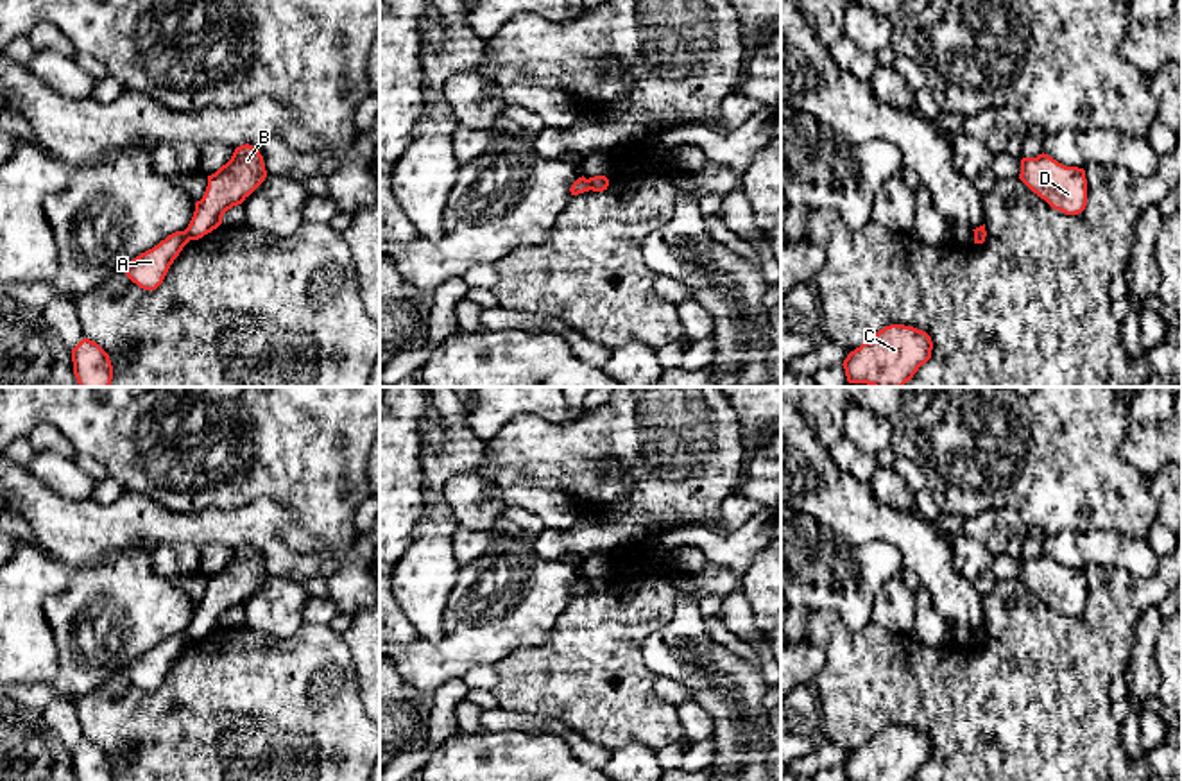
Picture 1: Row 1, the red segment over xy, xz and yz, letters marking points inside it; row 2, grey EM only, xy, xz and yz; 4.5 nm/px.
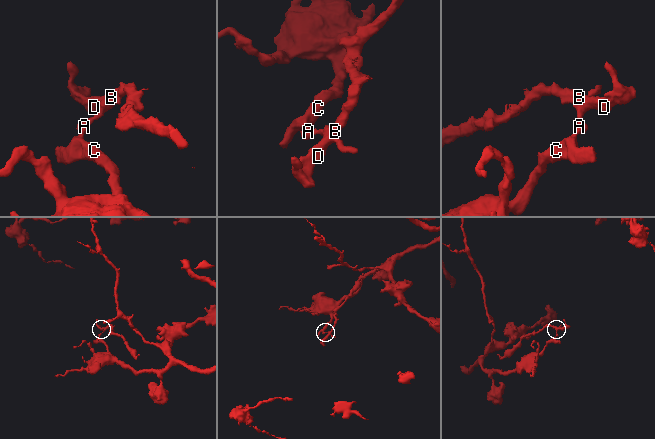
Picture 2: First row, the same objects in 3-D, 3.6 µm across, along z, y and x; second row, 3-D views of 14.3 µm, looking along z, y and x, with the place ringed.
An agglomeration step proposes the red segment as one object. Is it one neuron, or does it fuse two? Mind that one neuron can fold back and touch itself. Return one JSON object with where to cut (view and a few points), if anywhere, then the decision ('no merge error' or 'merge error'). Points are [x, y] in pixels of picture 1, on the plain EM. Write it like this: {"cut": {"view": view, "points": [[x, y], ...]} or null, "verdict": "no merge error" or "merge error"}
{"cut": {"view": "xy", "points": [[185, 631], [190, 640]]}, "verdict": "merge error"}

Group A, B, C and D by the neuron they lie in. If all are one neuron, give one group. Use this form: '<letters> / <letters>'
A C / B D

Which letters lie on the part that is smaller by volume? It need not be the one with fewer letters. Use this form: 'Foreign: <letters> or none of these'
Foreign: B, D

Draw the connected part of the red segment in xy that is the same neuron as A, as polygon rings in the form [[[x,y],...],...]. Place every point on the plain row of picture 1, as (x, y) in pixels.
[[[186,631],[168,636],[158,647],[141,654],[127,665],[127,679],[143,691],[156,691],[163,684],[170,666],[188,643],[190,638]]]

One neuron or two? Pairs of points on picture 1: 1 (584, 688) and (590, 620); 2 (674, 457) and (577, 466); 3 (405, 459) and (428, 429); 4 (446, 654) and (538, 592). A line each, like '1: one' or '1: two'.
1: one
2: one
3: two
4: one

